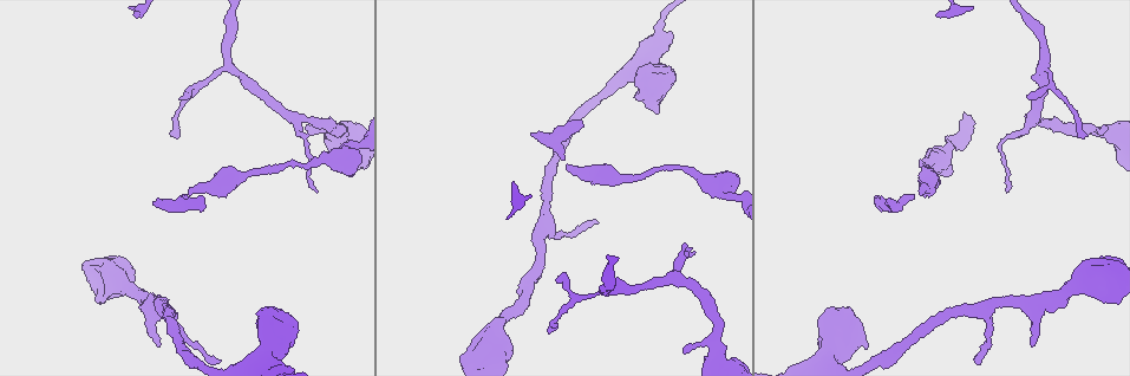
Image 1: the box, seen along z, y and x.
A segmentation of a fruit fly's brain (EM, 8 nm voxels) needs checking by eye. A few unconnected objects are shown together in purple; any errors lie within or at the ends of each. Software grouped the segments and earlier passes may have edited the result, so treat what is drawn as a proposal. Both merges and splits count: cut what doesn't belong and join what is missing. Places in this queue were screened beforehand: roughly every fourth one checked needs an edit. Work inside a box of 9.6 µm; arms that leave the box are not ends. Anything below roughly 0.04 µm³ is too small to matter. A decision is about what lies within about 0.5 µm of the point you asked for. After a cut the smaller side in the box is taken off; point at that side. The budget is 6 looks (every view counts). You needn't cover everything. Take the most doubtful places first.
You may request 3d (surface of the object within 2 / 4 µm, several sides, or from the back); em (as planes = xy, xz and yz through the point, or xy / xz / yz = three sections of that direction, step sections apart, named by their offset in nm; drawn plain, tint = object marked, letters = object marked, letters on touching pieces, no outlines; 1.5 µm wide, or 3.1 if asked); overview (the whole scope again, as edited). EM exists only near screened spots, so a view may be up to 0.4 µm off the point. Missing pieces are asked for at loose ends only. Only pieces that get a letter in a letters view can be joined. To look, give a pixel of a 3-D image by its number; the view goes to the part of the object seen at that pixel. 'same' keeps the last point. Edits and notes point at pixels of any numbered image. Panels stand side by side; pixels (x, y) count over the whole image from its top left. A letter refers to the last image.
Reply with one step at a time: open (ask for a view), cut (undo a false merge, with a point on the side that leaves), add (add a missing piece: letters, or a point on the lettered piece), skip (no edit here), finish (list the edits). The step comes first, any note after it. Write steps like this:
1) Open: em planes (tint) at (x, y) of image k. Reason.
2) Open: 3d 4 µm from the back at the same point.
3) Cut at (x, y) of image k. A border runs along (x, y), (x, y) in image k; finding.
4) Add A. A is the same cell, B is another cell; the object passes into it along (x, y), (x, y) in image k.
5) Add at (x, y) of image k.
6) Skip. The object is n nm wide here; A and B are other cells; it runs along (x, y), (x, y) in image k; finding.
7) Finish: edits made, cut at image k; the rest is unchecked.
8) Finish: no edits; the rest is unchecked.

Open: 3d 2 µm at (308, 125) of image 1. Branch stops here.

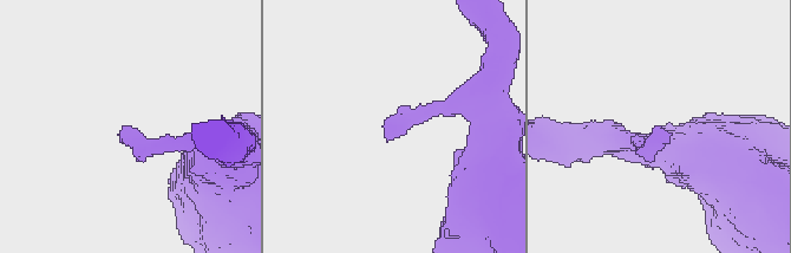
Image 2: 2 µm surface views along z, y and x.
Open: em planes (letters) at (667, 132) of image 2. Now the EM.

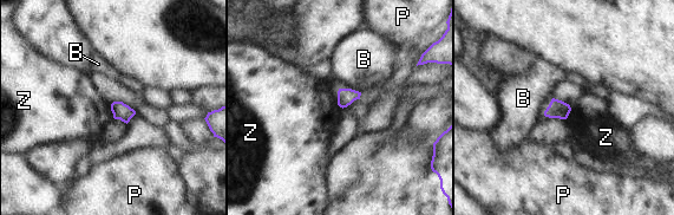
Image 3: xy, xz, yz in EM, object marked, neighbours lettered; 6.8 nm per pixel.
Skip. B, P and Z are other cells; a border runs along (110, 105), (113, 117) in image 3; none of them fits.

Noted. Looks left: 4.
Open: em planes (letters) at (1032, 344) of image 1. Branch stops here.

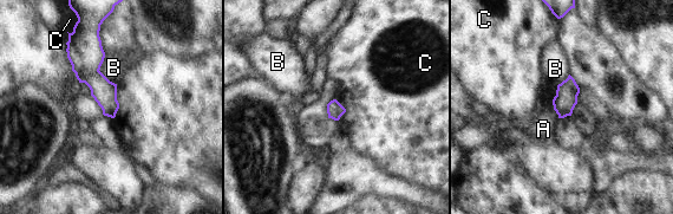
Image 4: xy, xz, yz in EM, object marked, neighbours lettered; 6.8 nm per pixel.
Skip. A, B and C are other cells; none of them fits.

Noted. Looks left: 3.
Open: 3d 4 µm at (301, 167) of image 1. Narrows sharply.

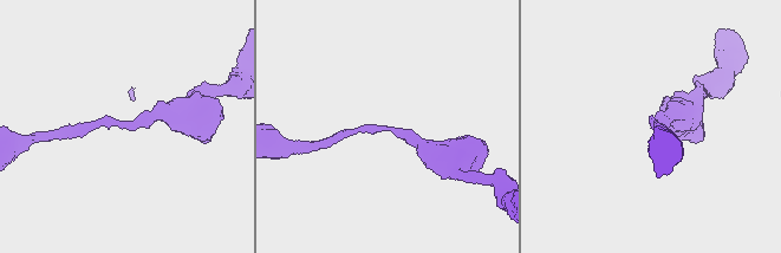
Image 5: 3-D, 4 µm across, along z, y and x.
Open: em planes (letters) at (119, 127) of image 5. The arms are 160, 320 nm wide; need the tissue.

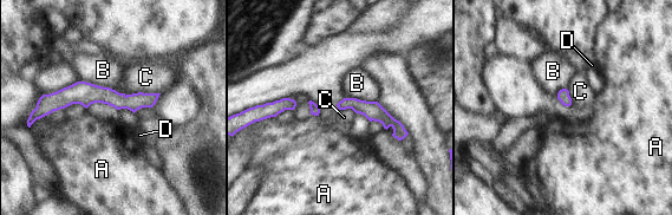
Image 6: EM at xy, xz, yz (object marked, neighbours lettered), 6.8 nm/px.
Skip. A, B, C and D are other cells; continuous, no second neuron.

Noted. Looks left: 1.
Finish: no edits; the rest is unchecked.

